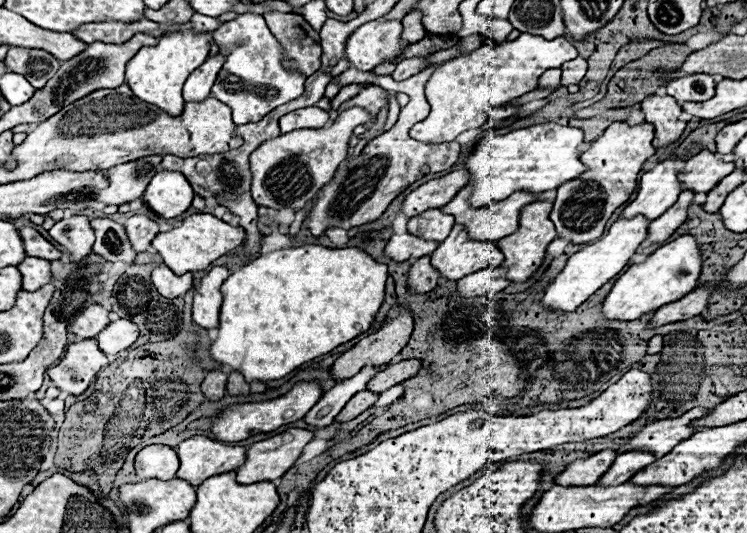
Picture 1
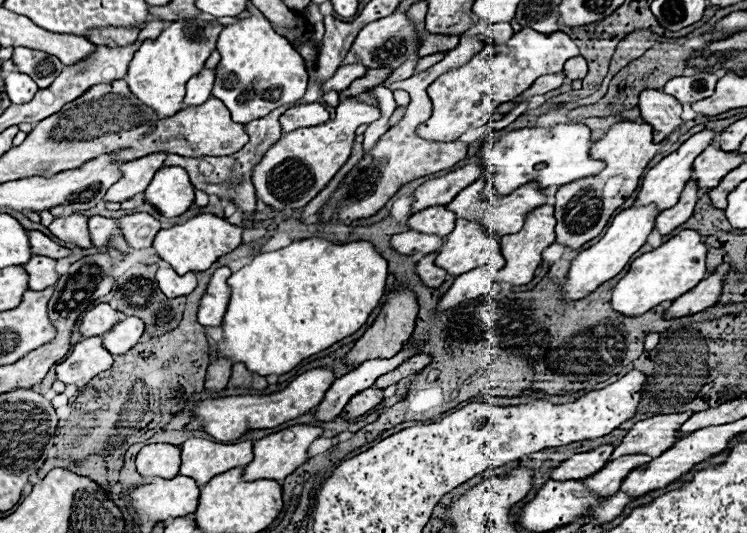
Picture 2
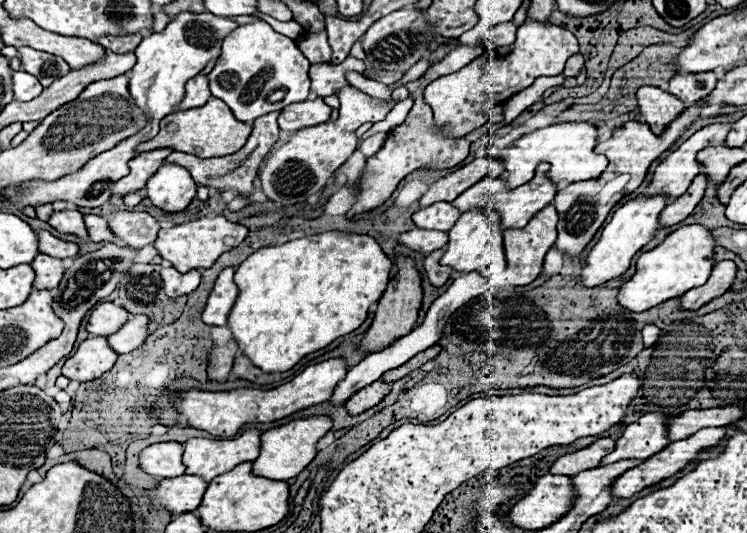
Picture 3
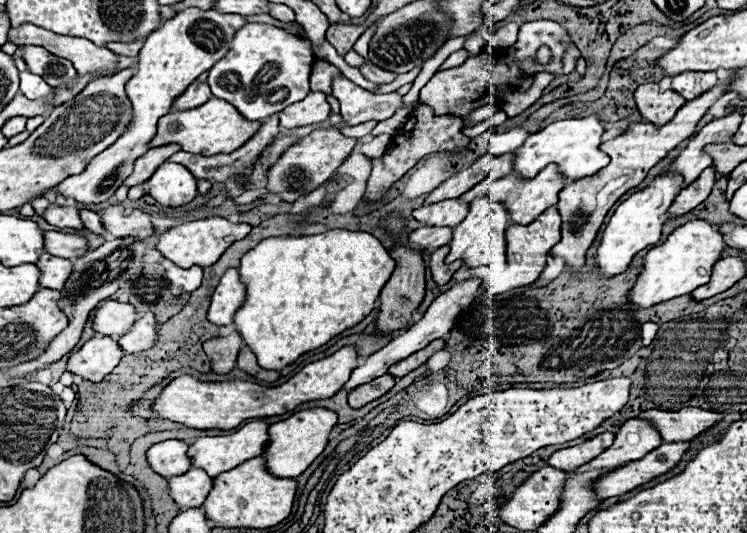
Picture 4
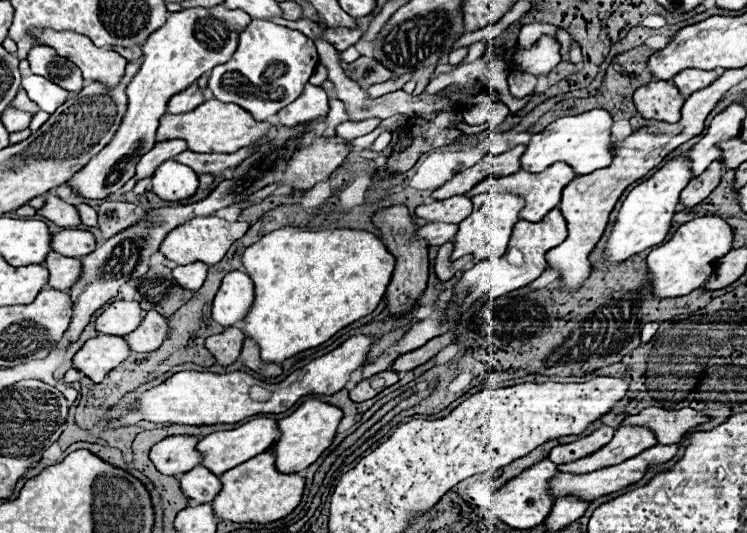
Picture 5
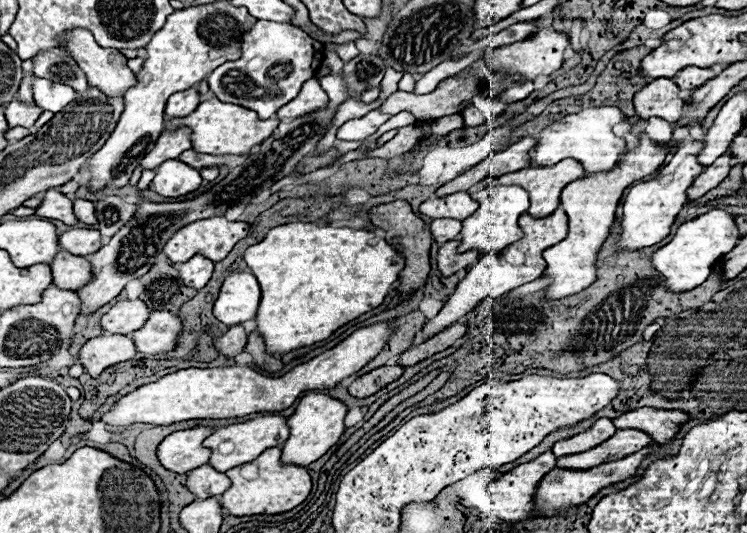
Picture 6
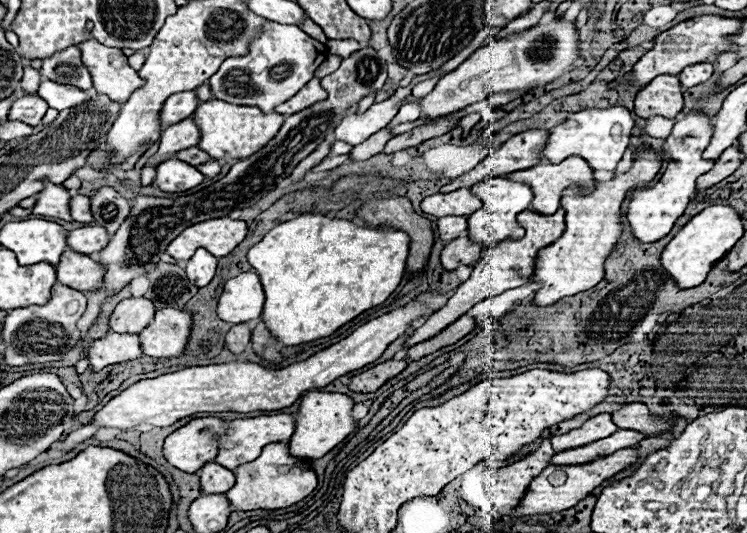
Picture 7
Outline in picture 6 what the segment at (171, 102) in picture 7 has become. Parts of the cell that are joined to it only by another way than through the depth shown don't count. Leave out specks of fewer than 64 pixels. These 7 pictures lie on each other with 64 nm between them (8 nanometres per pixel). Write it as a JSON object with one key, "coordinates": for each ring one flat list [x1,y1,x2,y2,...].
{"coordinates":[[190,88,190,90,184,90,184,92,176,92,168,98,166,102,166,118,172,120,172,118,184,118,188,116,190,112,194,112,200,104,200,94,198,94,198,88]]}

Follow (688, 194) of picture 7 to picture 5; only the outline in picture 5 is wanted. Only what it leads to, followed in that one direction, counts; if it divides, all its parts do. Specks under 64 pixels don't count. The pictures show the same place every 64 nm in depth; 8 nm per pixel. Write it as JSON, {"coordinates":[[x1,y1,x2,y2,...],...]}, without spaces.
{"coordinates":[[682,154,672,158,666,166,662,166,650,180,638,184,622,202,620,214,614,222,612,234,604,250,604,258,610,262,622,262,632,254,638,254,650,246,660,244,670,230,672,216,676,214,676,208,680,204,680,192,688,186,692,176,694,174,692,174,690,158,688,154]]}

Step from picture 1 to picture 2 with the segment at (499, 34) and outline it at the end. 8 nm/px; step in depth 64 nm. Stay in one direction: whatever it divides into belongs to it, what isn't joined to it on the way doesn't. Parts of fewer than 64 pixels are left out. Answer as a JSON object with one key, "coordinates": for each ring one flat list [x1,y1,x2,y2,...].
{"coordinates":[[498,22,498,24,492,26,488,38,490,38,494,44,501,44,510,40,513,35,514,31,510,22]]}

